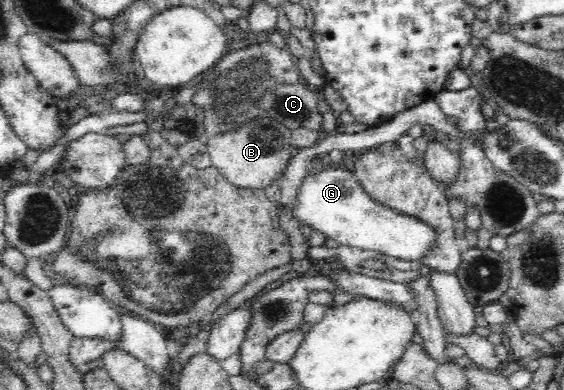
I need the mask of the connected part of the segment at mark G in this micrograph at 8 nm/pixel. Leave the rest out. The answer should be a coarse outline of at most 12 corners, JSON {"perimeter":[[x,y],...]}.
{"perimeter":[[353,171],[307,172],[299,223],[339,245],[417,261],[425,222],[373,200]]}

